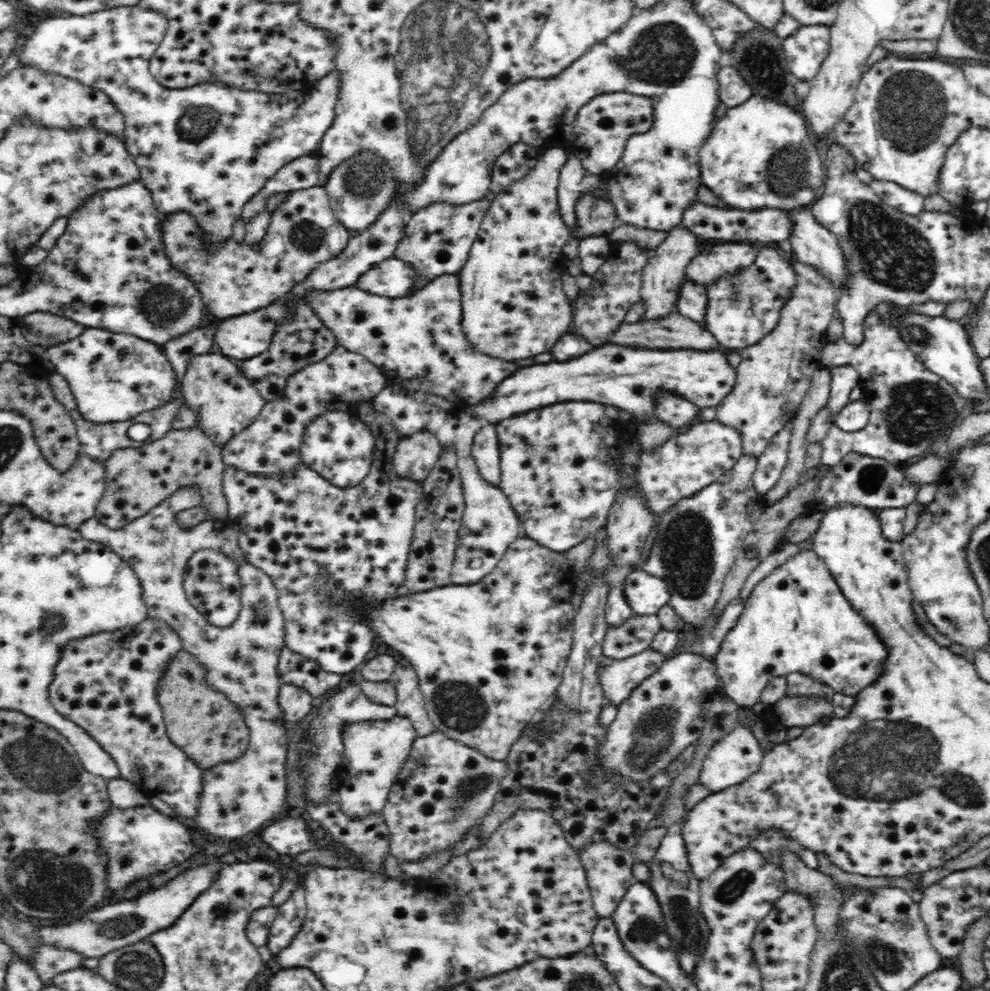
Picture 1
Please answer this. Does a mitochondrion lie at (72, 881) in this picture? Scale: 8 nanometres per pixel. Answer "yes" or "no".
yes

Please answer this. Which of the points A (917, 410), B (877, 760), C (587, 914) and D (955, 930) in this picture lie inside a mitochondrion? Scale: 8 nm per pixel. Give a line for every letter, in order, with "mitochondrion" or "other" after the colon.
A: mitochondrion
B: mitochondrion
C: other
D: other

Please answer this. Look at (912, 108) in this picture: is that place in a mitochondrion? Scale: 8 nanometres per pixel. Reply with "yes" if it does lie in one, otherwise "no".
yes

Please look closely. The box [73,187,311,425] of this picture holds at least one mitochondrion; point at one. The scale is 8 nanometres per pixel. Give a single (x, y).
(162, 305)

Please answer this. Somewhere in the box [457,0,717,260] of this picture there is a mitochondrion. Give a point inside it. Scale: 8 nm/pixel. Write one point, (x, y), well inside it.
(664, 54)

